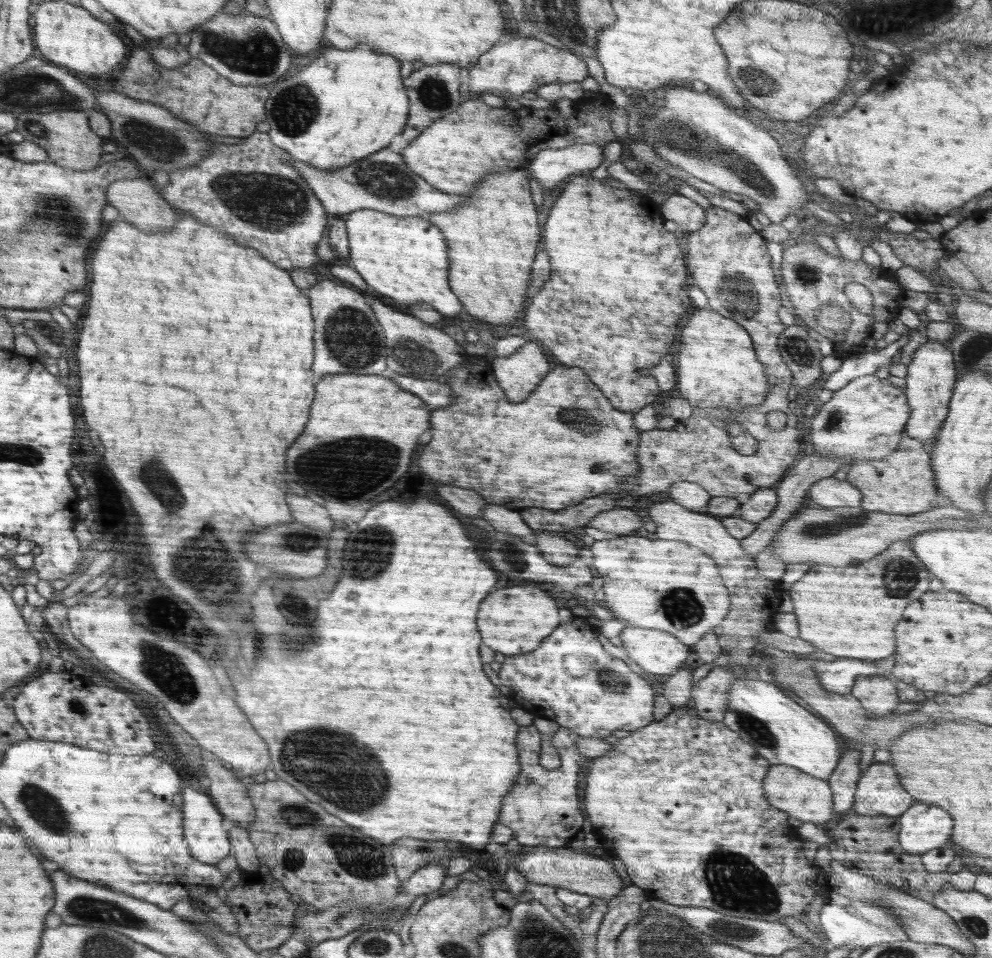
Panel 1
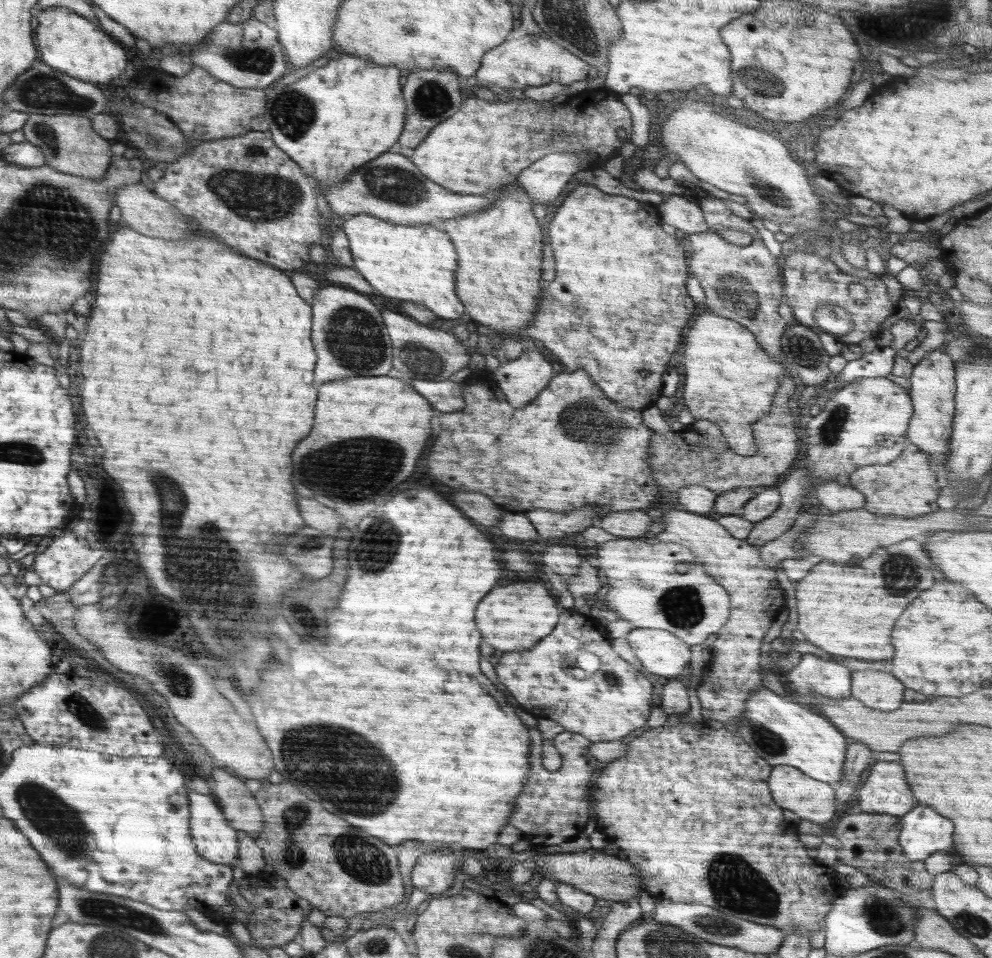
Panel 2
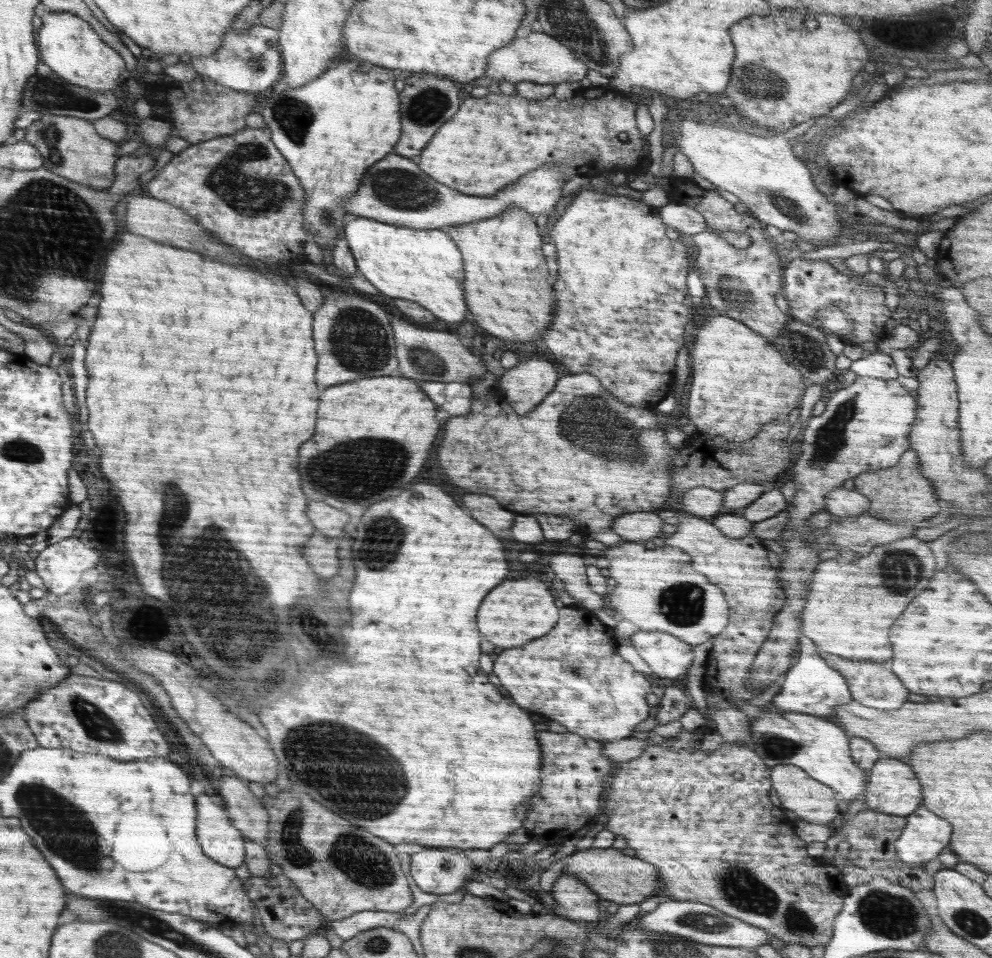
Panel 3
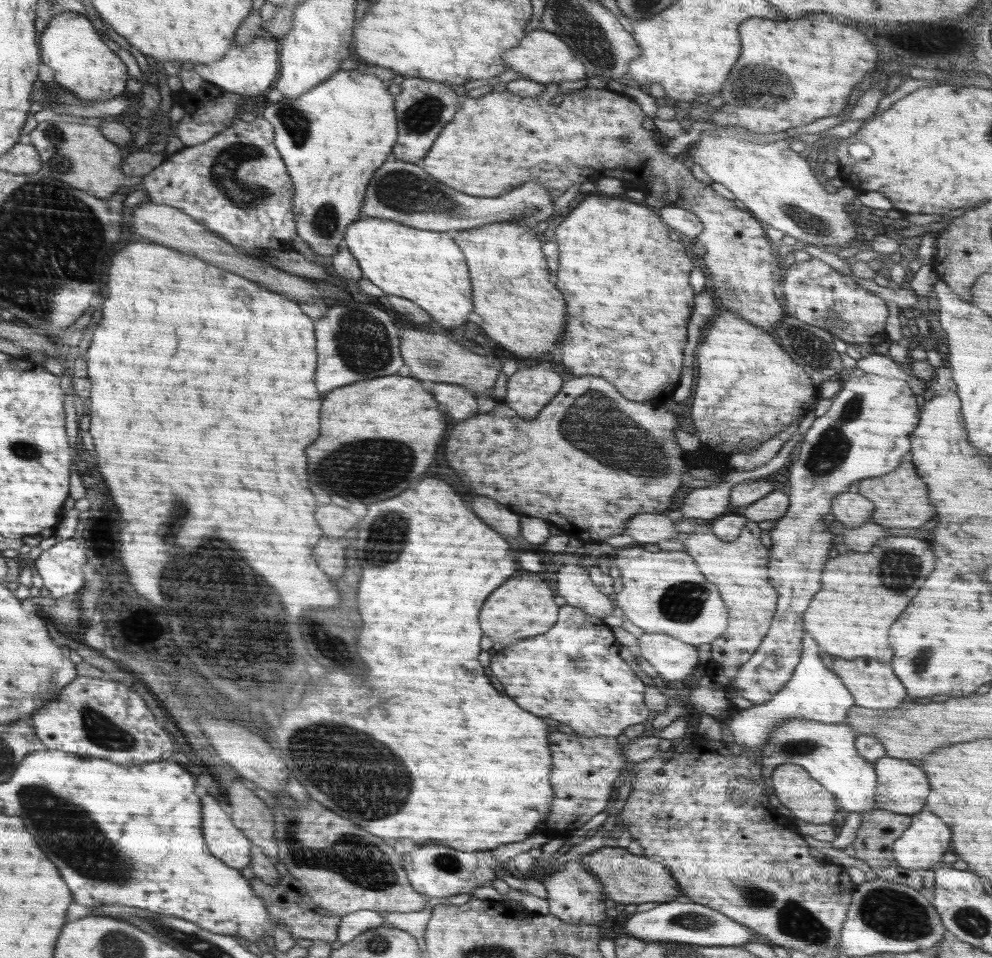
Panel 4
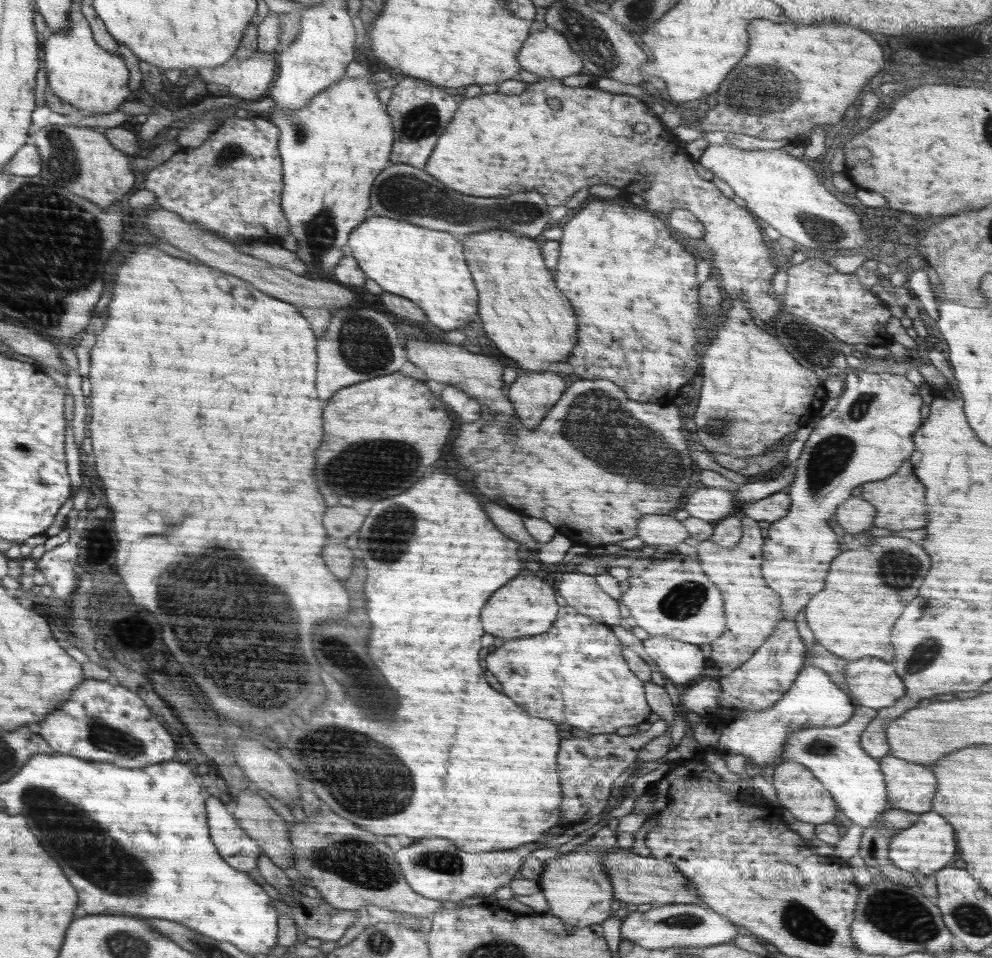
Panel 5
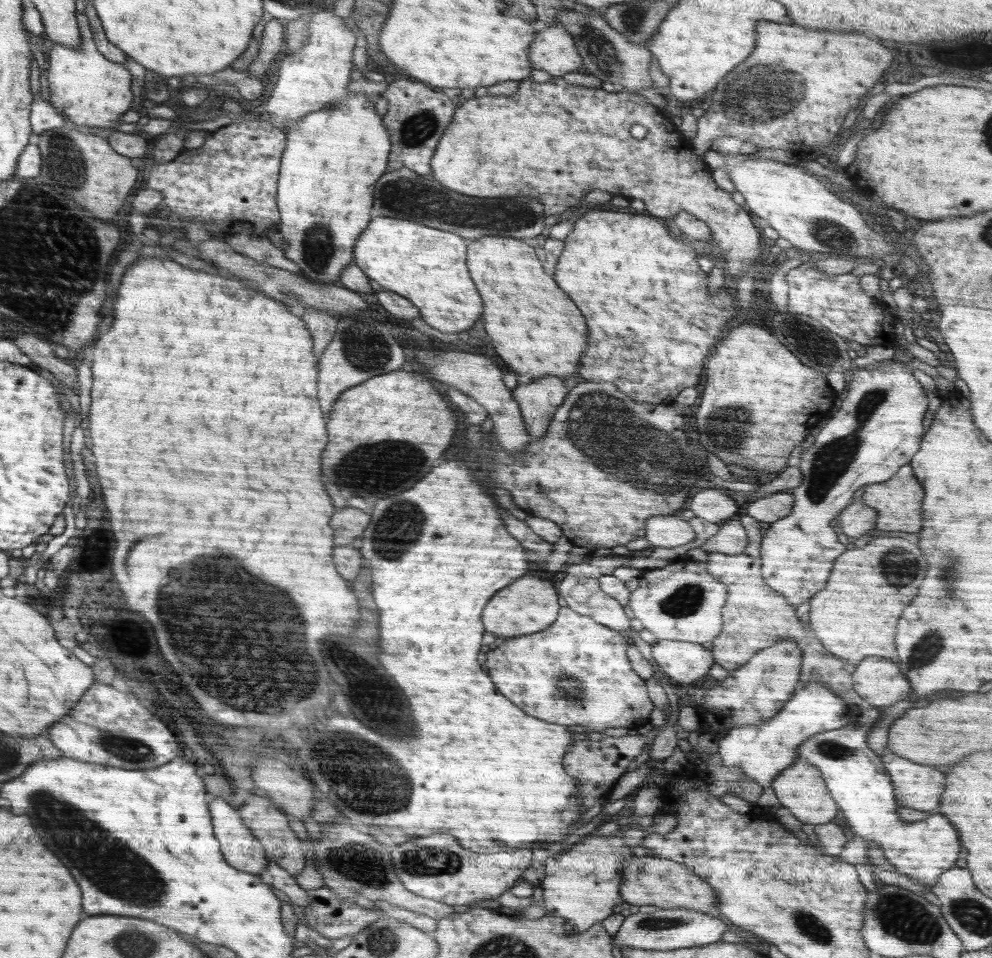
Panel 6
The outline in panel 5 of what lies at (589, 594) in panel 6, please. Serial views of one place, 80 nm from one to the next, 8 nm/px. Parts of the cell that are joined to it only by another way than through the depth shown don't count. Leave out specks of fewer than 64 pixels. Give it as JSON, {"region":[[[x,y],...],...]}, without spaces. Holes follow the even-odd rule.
{"region":[[[565,572],[562,574],[558,594],[580,614],[608,625],[617,626],[622,620],[619,601],[606,594],[598,585],[595,576]]]}

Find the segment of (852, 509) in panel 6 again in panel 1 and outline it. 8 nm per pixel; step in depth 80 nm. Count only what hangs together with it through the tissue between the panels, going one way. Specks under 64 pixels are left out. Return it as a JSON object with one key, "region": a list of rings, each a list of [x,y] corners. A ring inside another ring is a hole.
{"region":[[[828,477],[812,484],[807,496],[814,503],[826,508],[861,507],[862,495],[847,480]]]}

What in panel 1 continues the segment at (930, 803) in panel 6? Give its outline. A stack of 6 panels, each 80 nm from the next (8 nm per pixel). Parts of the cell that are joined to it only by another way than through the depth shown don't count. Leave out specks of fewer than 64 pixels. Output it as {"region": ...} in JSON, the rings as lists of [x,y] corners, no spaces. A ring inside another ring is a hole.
{"region":[[[874,762],[861,772],[852,809],[867,817],[900,817],[914,801],[902,788],[894,766]]]}

